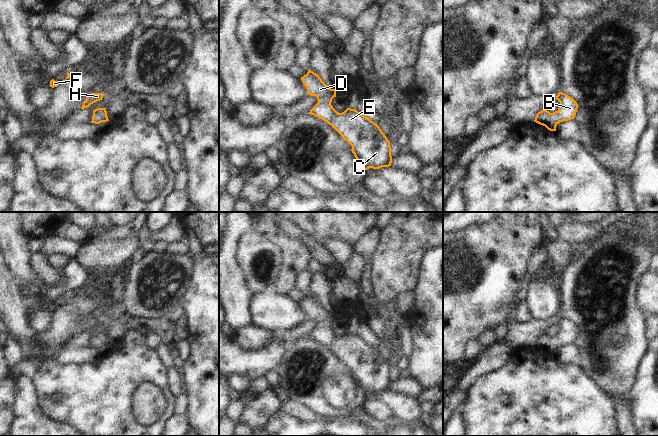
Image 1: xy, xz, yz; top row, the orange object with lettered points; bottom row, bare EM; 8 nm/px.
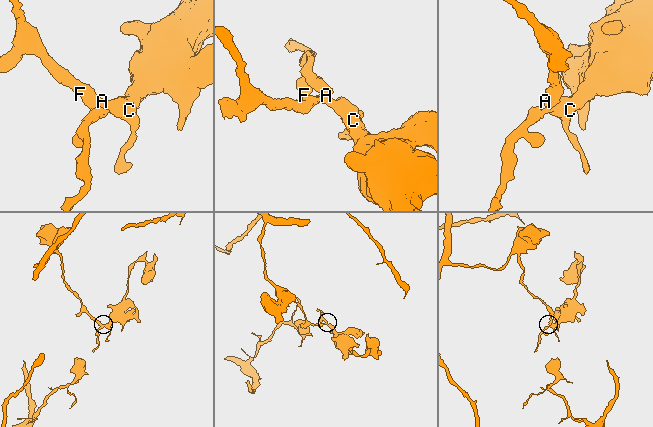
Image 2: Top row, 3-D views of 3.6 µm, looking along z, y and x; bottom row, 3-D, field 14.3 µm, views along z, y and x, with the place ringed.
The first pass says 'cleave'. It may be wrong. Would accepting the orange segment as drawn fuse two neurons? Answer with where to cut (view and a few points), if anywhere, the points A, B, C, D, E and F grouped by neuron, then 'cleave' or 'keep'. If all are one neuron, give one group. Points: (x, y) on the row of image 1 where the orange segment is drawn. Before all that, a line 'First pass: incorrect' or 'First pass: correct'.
First pass: incorrect
no cut; A B C D E F; keep

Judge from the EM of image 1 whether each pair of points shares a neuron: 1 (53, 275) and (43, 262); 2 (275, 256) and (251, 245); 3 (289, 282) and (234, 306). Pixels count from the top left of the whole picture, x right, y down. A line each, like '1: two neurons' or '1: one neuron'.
1: one neuron
2: one neuron
3: two neurons

